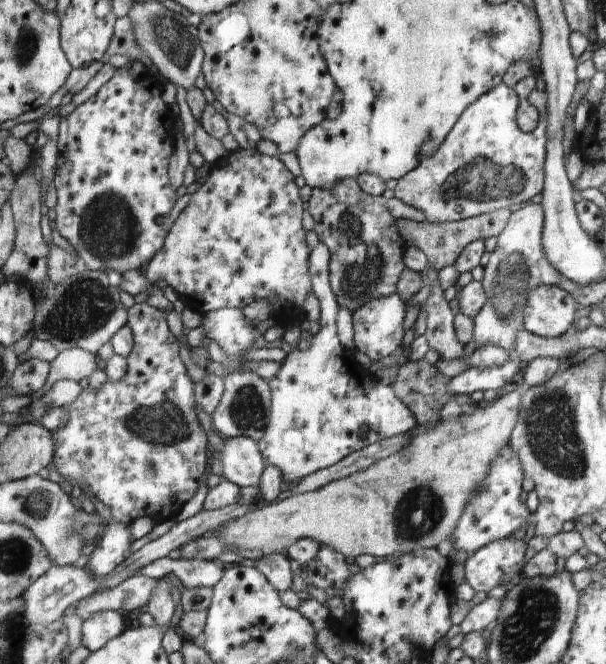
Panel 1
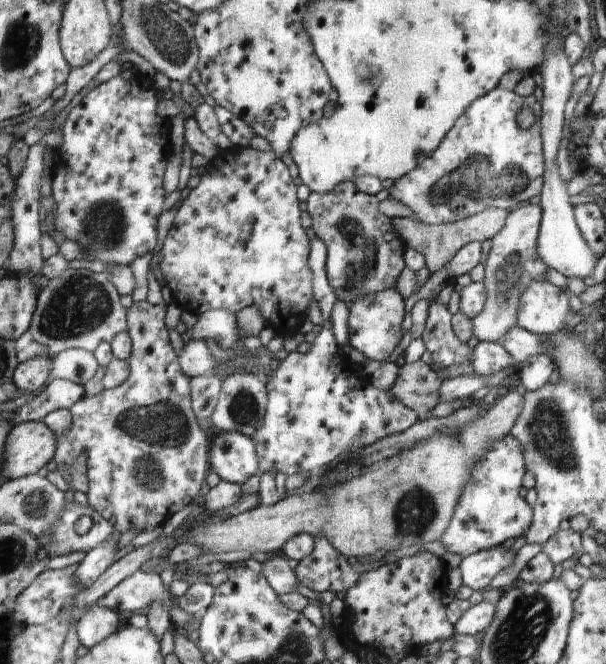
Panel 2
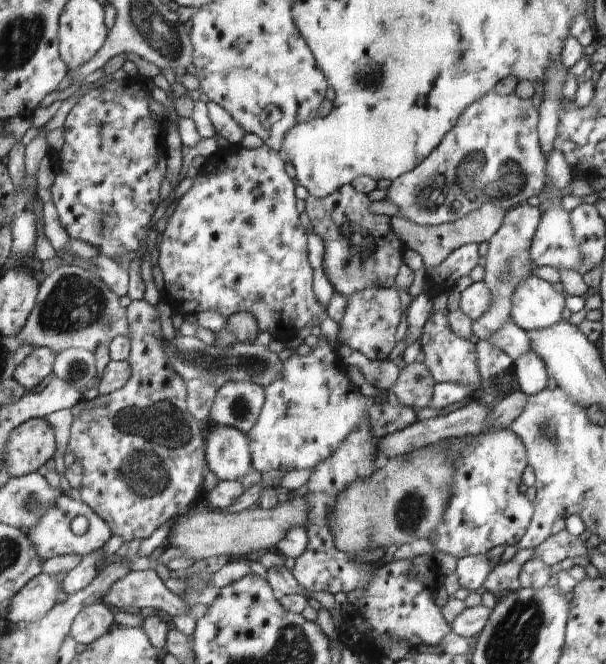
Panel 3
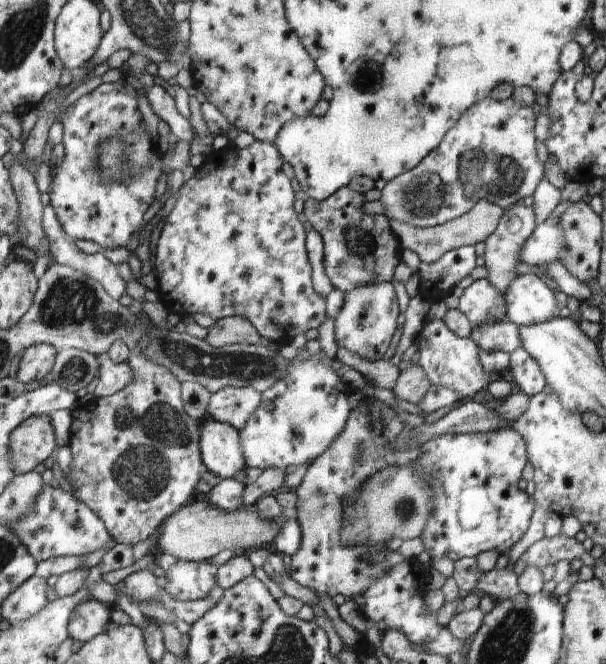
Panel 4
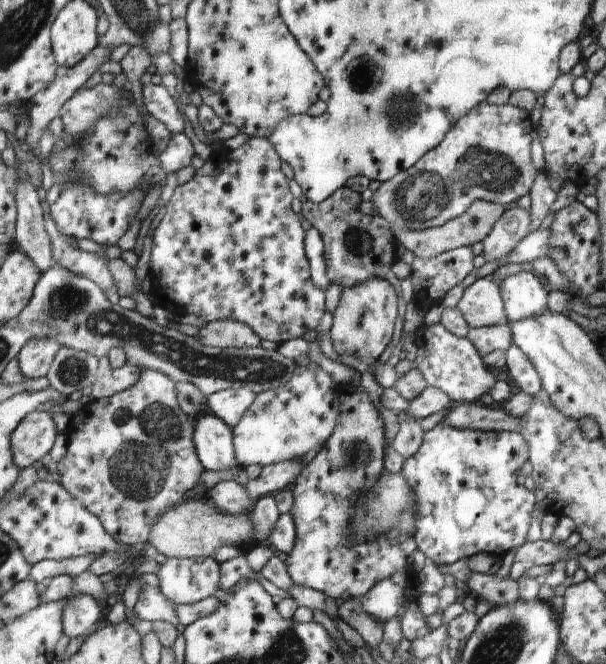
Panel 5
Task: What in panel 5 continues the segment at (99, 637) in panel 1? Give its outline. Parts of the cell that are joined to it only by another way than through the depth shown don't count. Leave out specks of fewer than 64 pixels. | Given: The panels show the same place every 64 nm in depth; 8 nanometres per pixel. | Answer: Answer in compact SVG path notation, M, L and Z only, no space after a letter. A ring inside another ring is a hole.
M84 593L72 594L68 600L63 619L65 634L70 638L89 637L107 622L94 596Z

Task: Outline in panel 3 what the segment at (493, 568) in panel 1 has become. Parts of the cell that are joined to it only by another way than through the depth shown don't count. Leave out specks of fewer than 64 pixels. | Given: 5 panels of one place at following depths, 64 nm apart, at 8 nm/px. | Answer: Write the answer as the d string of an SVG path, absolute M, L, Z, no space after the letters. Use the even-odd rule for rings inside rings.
M468 555L457 560L455 572L462 588L466 588L468 592L476 592L493 568L488 564L487 555Z

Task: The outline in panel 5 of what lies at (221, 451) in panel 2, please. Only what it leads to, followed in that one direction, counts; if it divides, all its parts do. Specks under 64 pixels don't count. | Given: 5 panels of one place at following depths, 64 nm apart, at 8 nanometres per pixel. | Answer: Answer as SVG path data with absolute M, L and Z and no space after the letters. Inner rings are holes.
M208 409L198 416L196 444L207 469L224 470L238 465L232 428Z

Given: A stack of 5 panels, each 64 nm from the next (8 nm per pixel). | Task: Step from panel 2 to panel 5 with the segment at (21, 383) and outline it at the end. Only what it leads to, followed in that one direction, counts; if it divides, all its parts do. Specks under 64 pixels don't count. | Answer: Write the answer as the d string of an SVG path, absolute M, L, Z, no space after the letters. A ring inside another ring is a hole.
M50 337L33 338L27 342L19 355L22 373L28 379L48 377L58 350L62 349L63 346L56 339Z

